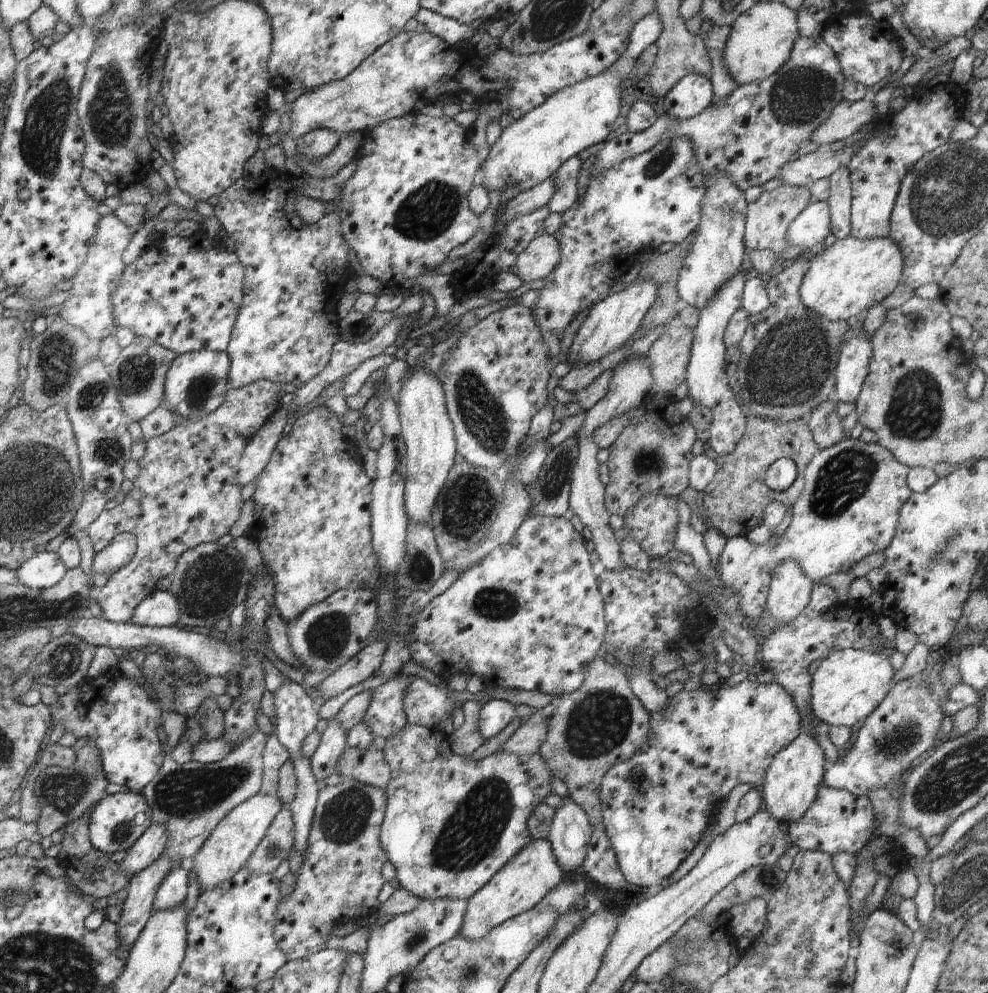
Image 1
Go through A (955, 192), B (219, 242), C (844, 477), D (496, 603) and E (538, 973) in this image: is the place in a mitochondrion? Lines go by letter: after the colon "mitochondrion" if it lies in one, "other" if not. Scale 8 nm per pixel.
A: mitochondrion
B: other
C: mitochondrion
D: mitochondrion
E: other

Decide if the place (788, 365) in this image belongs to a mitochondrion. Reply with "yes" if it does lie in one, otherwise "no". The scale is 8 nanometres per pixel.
yes

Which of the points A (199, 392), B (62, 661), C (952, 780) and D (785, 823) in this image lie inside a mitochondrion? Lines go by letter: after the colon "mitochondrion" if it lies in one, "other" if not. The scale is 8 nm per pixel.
A: mitochondrion
B: mitochondrion
C: mitochondrion
D: other

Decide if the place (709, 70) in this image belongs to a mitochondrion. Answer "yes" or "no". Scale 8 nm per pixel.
no

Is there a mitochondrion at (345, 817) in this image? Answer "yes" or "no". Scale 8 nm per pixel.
yes

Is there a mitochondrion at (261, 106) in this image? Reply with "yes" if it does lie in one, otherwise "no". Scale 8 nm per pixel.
no

